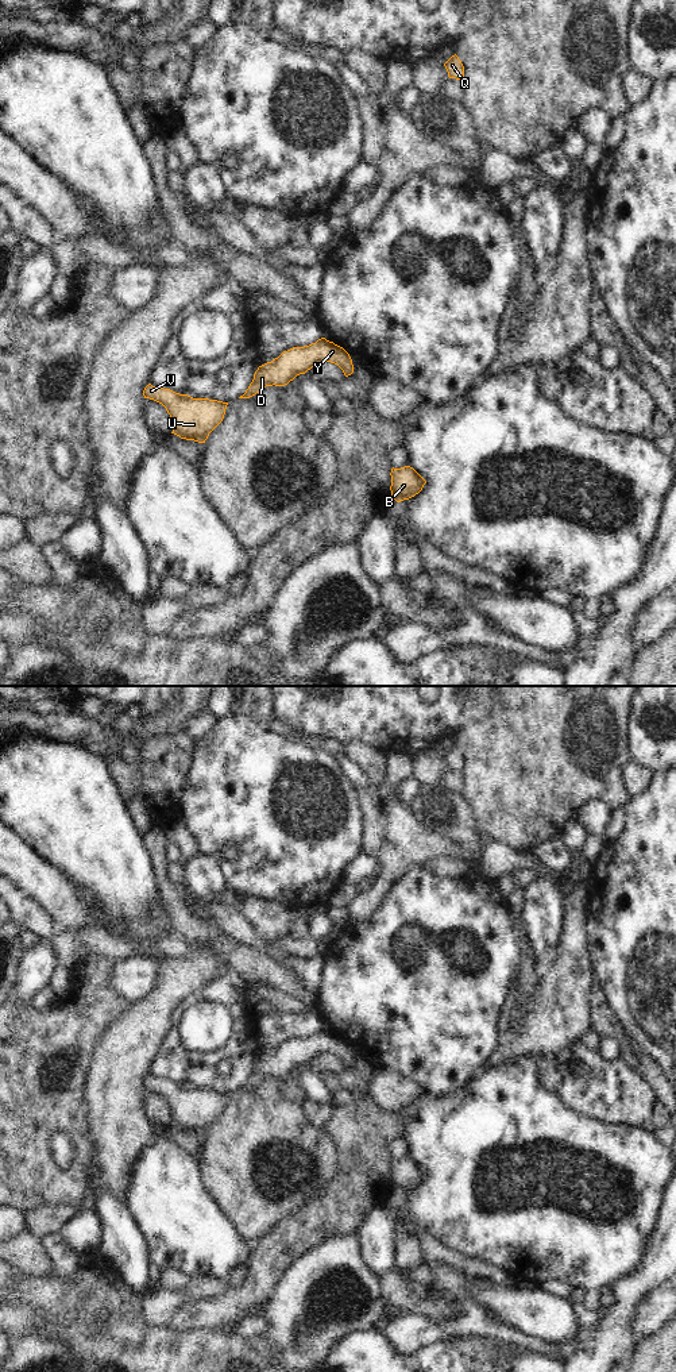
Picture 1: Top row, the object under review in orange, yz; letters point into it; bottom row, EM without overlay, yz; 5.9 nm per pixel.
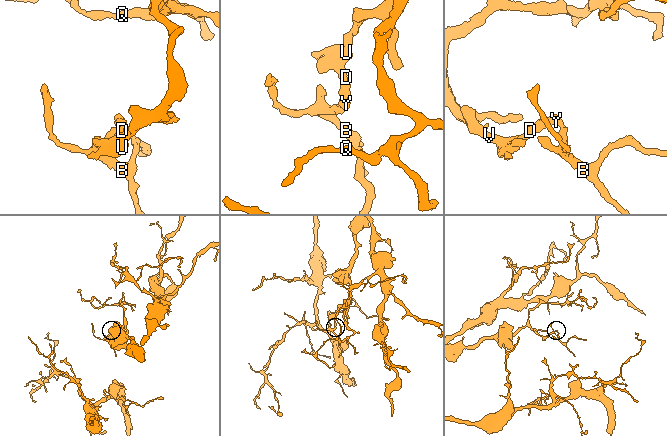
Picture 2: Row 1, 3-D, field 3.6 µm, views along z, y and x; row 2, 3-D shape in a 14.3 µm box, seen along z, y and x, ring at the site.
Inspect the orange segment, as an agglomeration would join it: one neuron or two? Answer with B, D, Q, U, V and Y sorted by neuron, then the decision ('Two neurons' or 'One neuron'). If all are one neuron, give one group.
Groups: B D Q U V Y. One neuron.

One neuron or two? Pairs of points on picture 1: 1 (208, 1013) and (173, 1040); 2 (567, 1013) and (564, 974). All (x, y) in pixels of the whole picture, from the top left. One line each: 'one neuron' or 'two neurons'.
1: two neurons
2: one neuron

